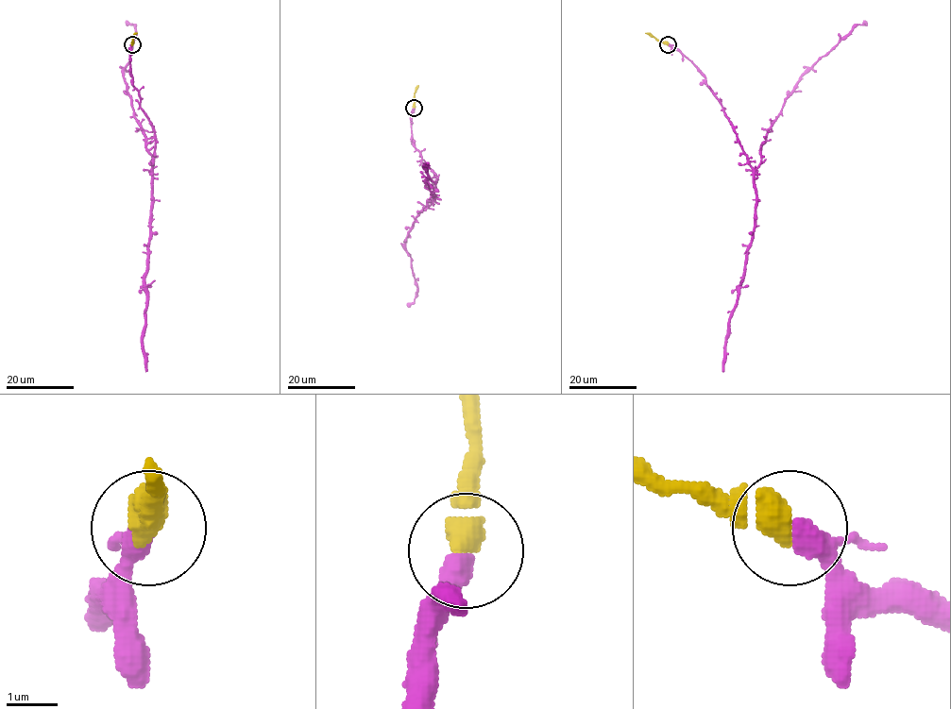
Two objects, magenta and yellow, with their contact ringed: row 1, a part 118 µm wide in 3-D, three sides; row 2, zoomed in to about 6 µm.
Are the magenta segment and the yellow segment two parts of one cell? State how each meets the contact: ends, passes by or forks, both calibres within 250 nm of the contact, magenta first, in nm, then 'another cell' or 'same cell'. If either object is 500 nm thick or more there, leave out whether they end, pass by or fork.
340/600 nm | same cell

